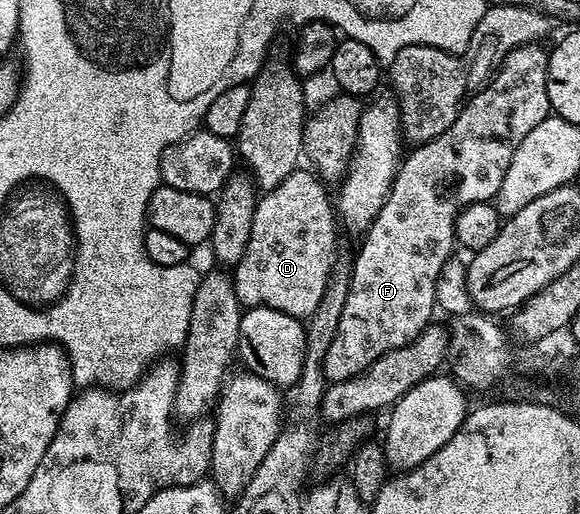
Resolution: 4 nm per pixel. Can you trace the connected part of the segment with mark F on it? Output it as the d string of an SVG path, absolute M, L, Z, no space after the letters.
M540 41L514 45L513 51L500 59L501 67L499 62L492 77L470 97L459 116L455 116L451 128L438 138L414 145L413 151L404 155L383 208L360 239L361 251L351 265L347 304L343 304L335 340L331 340L331 348L327 348L325 357L325 376L329 382L354 378L388 350L415 340L430 325L432 318L429 317L437 302L437 277L441 275L443 264L455 254L457 213L464 206L495 198L519 142L535 128L535 124L550 117L547 96L549 55L546 47L541 45Z

